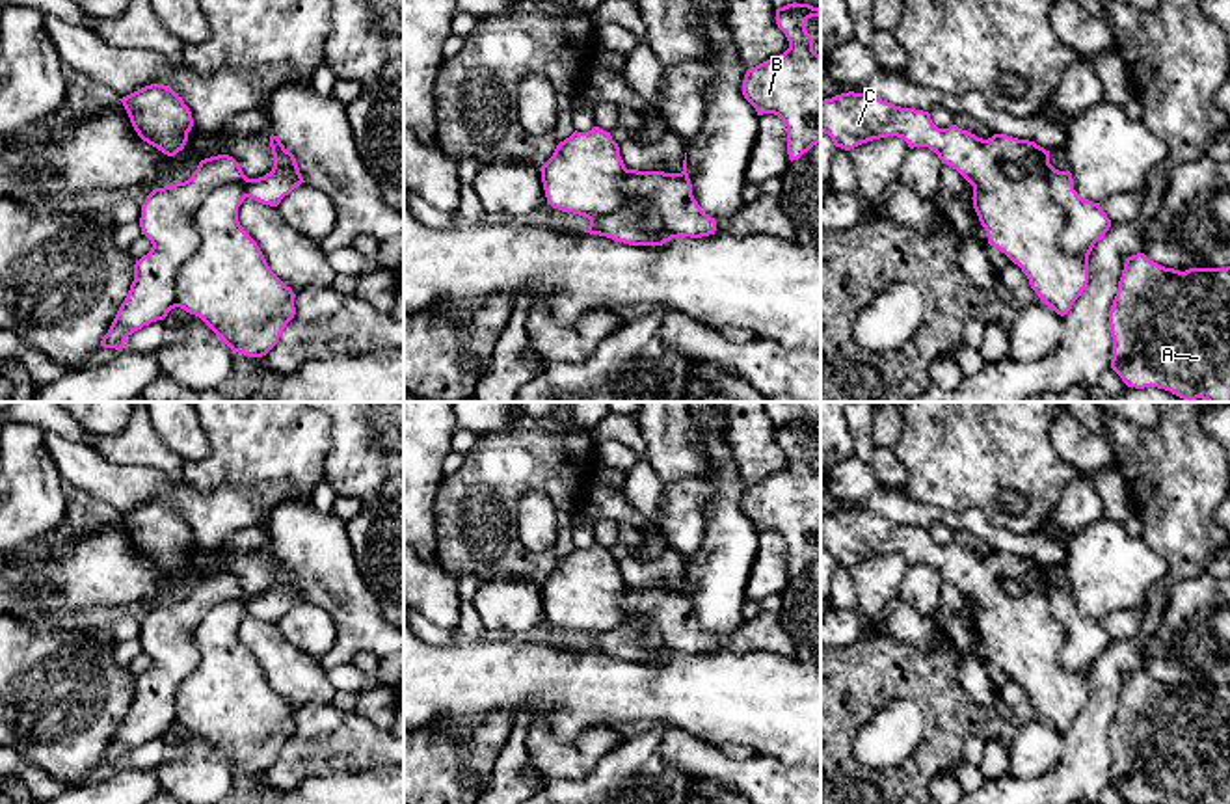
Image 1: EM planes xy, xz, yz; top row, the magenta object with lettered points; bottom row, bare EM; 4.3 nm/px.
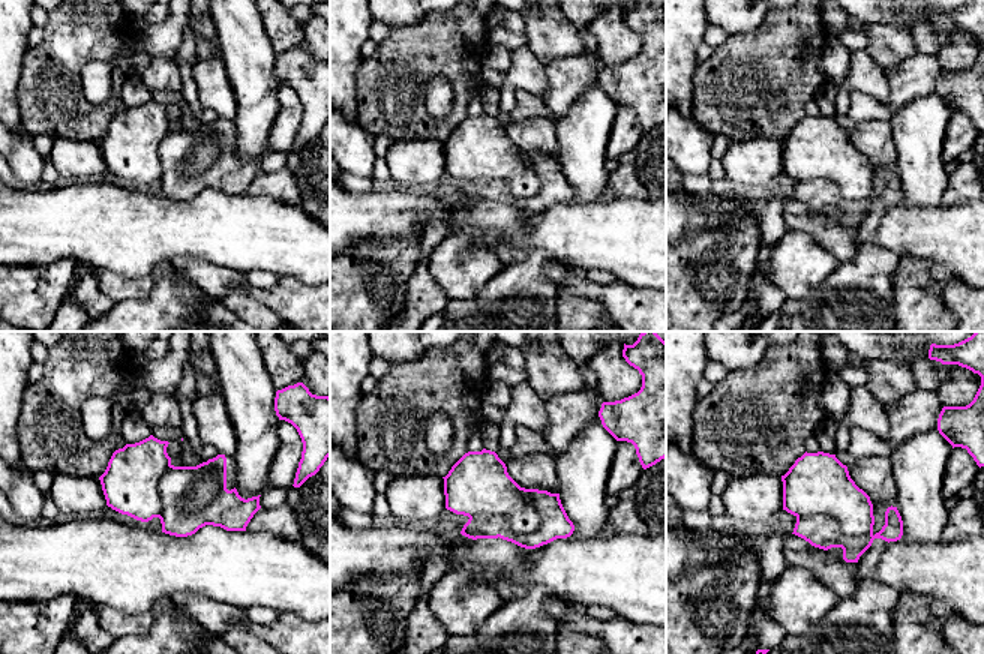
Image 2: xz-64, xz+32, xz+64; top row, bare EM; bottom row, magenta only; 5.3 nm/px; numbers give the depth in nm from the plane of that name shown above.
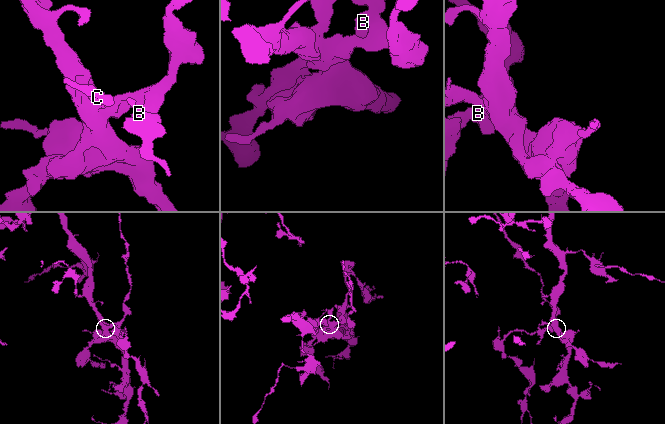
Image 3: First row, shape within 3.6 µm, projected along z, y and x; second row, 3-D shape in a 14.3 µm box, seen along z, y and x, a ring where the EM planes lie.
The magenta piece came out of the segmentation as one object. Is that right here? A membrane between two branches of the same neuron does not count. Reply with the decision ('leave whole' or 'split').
leave whole

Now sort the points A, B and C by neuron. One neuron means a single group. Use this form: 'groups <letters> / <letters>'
groups A B C

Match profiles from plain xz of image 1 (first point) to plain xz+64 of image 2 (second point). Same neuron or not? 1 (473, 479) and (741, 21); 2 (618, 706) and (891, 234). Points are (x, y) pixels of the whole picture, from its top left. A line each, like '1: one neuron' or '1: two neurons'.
1: two neurons
2: one neuron

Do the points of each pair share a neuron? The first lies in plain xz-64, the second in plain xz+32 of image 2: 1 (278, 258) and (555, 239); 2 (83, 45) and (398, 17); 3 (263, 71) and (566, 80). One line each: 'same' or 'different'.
1: same
2: different
3: different

